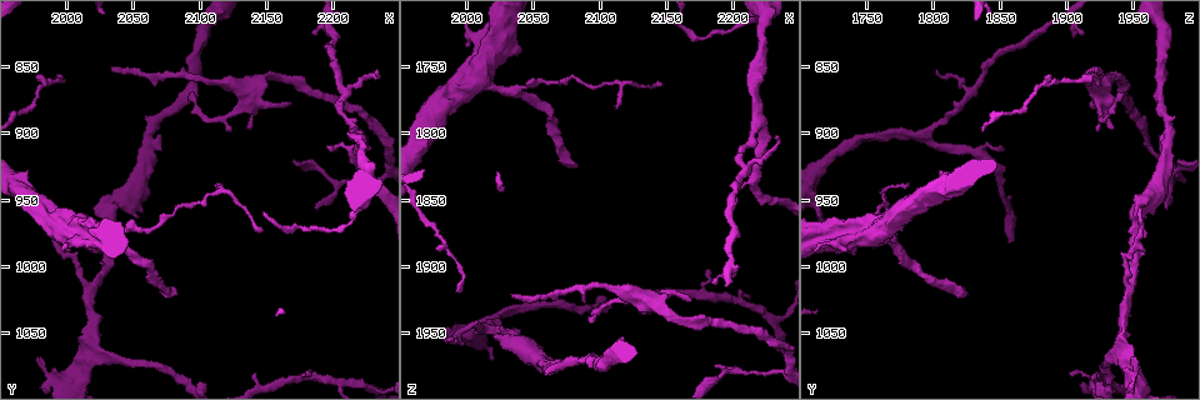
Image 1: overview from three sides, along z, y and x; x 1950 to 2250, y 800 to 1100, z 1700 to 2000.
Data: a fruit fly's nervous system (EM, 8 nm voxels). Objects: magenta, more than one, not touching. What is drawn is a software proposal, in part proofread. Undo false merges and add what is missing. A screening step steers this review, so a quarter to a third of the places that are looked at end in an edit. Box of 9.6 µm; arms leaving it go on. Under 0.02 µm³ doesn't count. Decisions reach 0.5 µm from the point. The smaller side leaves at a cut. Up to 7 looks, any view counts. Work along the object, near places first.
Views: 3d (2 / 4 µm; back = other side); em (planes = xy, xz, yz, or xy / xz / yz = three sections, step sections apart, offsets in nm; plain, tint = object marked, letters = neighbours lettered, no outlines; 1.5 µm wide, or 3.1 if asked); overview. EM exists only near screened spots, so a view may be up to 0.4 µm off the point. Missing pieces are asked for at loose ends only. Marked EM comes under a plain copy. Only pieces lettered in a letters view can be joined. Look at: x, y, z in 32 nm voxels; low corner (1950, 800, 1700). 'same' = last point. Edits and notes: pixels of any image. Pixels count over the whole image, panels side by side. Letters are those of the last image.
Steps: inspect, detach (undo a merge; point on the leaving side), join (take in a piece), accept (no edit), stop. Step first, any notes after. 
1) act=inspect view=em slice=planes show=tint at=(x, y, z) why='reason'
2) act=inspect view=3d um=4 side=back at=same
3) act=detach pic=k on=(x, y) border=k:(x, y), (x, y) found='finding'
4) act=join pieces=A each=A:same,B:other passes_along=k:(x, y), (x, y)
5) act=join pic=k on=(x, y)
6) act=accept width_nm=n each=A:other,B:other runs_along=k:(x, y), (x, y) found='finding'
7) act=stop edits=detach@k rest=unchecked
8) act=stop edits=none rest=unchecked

act=inspect view=3d um=2 at=(2082, 1020, 1826) why='branch stops here'

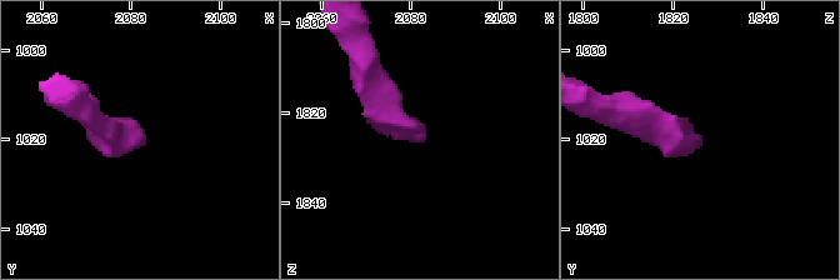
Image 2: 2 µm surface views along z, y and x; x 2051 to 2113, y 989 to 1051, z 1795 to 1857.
act=inspect view=em slice=xy step=8 show=tint at=(2082, 1021, 1825)

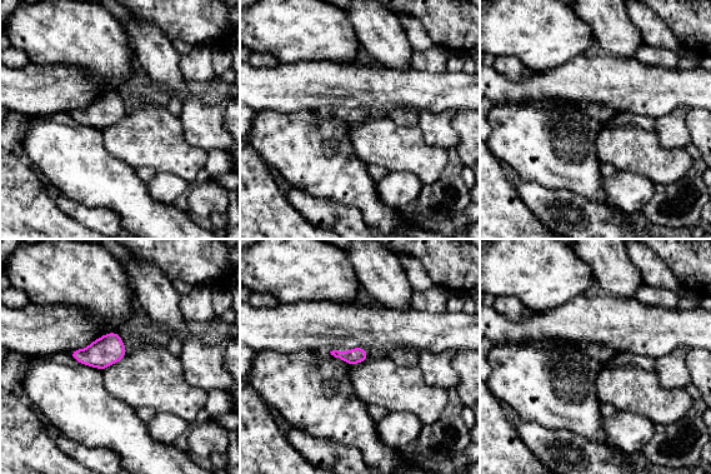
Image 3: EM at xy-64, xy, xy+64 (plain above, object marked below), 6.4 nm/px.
act=inspect view=em slice=planes show=letters at=same

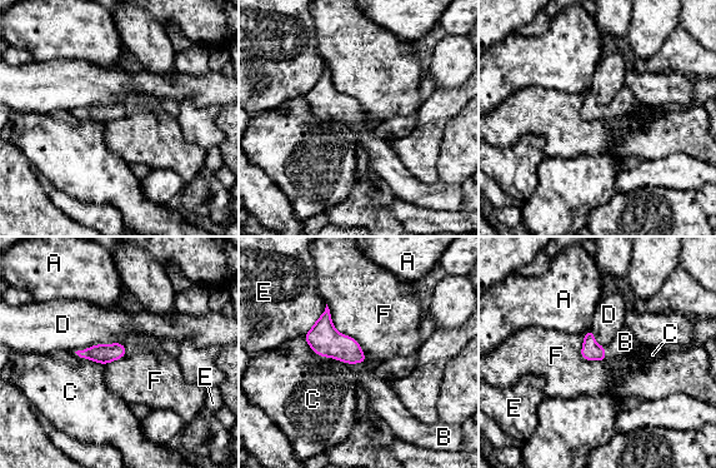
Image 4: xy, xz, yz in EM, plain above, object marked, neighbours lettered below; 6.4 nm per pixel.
act=join pieces=B each=A:other,B:same,C:other,D:other,E:other,F:other passes_along=4:(325, 340), (356, 362), (377, 391) found='it goes on there'

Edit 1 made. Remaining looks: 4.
act=inspect view=em slice=planes show=tint at=(2148, 972, 1762) why='free end'

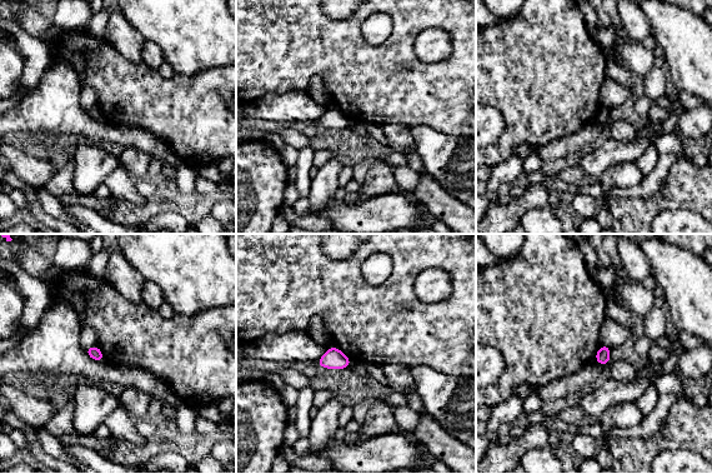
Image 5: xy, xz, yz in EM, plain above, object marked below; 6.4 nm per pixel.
act=inspect view=em slice=planes show=letters at=same why='see the neighbours'

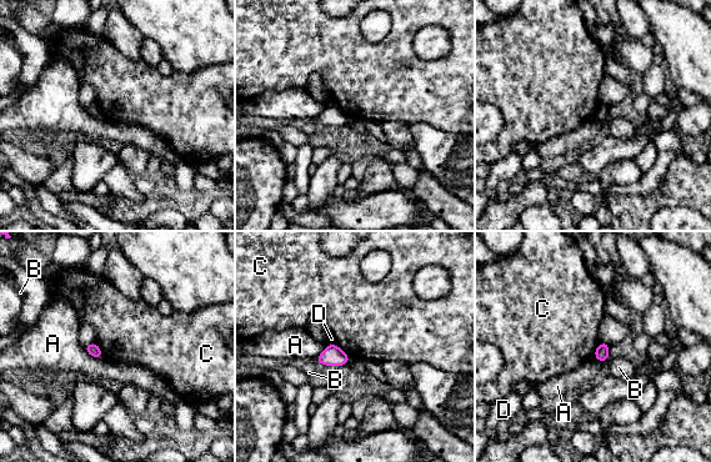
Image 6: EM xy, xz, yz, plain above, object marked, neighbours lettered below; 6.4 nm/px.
act=accept longest_contact=A:150nm each=A:other,B:other,C:other,D:other border=6:(334, 342), (350, 357) found='none of them fits'

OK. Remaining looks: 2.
act=inspect view=3d um=4 at=(2032, 850, 1920) why='tapers out'

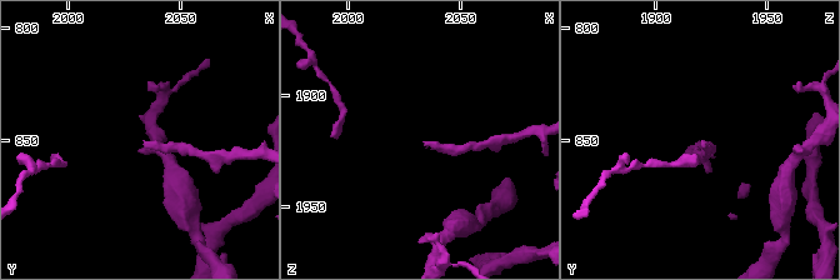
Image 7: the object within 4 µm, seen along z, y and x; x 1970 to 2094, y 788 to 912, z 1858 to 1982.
act=inspect view=em slice=planes show=letters at=(2033, 852, 1921)

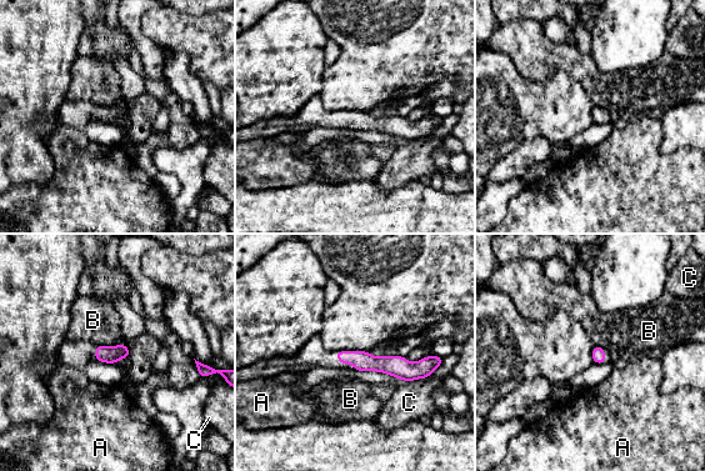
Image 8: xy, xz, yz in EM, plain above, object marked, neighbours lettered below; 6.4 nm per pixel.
act=accept width_nm=80 longest_contact=B:110nm each=A:other,B:other,C:other found='no lettered piece goes on from it'

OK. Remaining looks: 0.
act=stop edits=join@4 rest=unchecked

